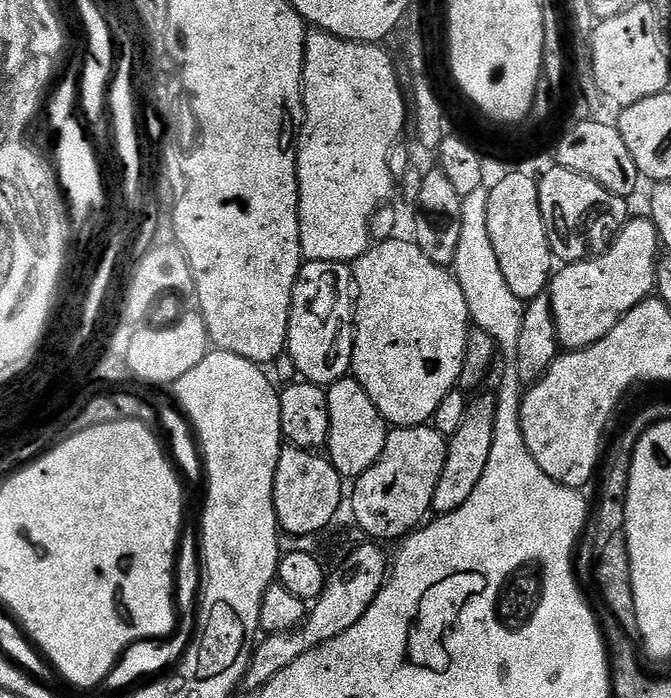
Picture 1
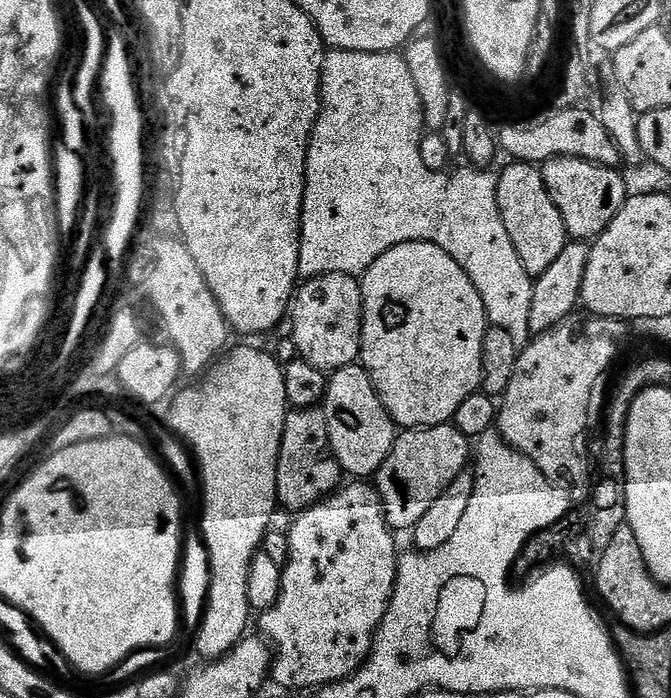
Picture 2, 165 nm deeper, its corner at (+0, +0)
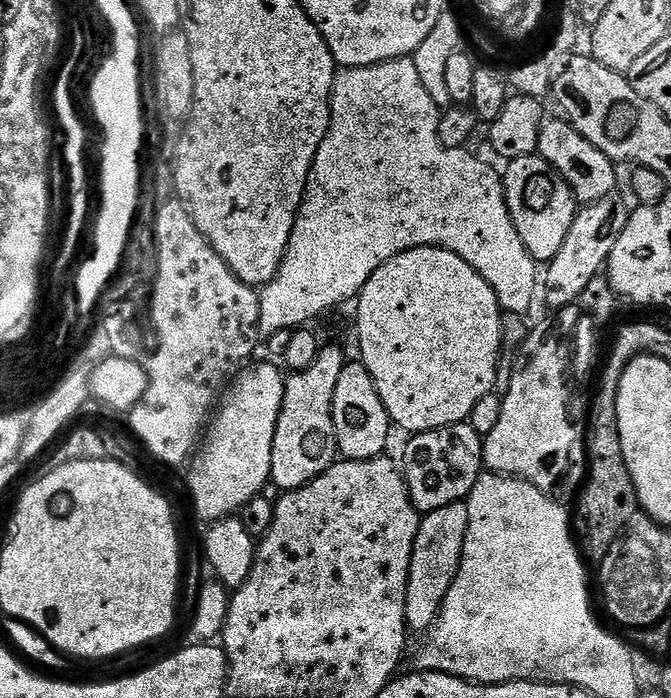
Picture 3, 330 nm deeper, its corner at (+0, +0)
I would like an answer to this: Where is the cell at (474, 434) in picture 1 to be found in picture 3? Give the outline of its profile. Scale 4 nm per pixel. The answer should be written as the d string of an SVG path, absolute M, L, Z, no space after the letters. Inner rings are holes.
M464 502L442 506L442 510L423 513L418 526L418 538L414 538L406 594L406 618L413 633L427 633L440 617L442 602L460 569L469 526L470 514L468 505Z

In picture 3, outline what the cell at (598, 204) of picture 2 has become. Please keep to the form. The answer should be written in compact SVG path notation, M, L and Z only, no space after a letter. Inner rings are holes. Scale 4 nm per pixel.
M548 118L540 125L538 155L550 162L550 166L554 166L556 173L568 183L570 190L576 195L577 205L587 206L613 195L617 191L617 165L610 158L606 158L606 154L602 154L598 146L586 142L586 138L582 138L582 134L578 134L578 130L574 130L574 126L567 119L559 119Z

